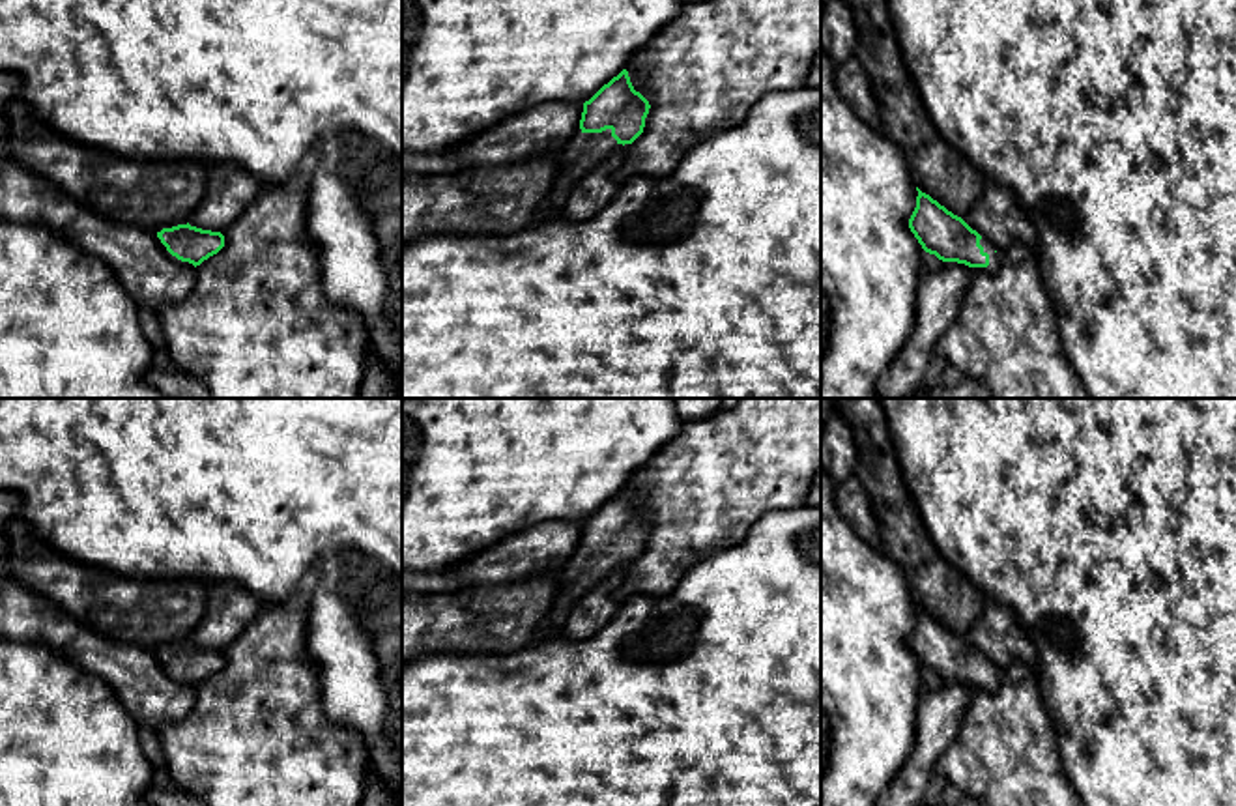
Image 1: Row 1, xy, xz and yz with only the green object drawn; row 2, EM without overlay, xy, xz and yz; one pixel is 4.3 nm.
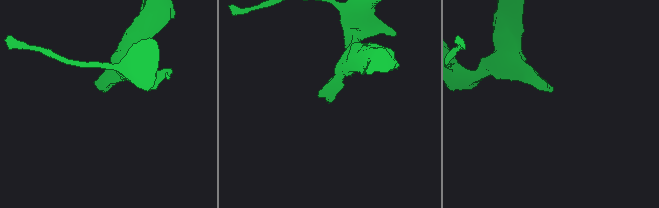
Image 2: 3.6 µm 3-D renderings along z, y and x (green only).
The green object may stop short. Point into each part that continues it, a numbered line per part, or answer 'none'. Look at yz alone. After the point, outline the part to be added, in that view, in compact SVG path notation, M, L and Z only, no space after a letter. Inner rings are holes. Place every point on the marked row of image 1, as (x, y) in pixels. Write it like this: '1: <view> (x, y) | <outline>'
1: yz (993, 262) | M980 239L980 245L984 247L984 252L989 254L989 266L985 267L989 273L995 273L1000 266L997 252L993 247L989 247L984 239Z

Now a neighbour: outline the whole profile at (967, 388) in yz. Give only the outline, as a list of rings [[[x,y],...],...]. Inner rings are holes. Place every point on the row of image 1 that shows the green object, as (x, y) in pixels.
[[[963,378],[954,387],[935,387],[918,398],[991,398],[991,393],[982,383]]]

